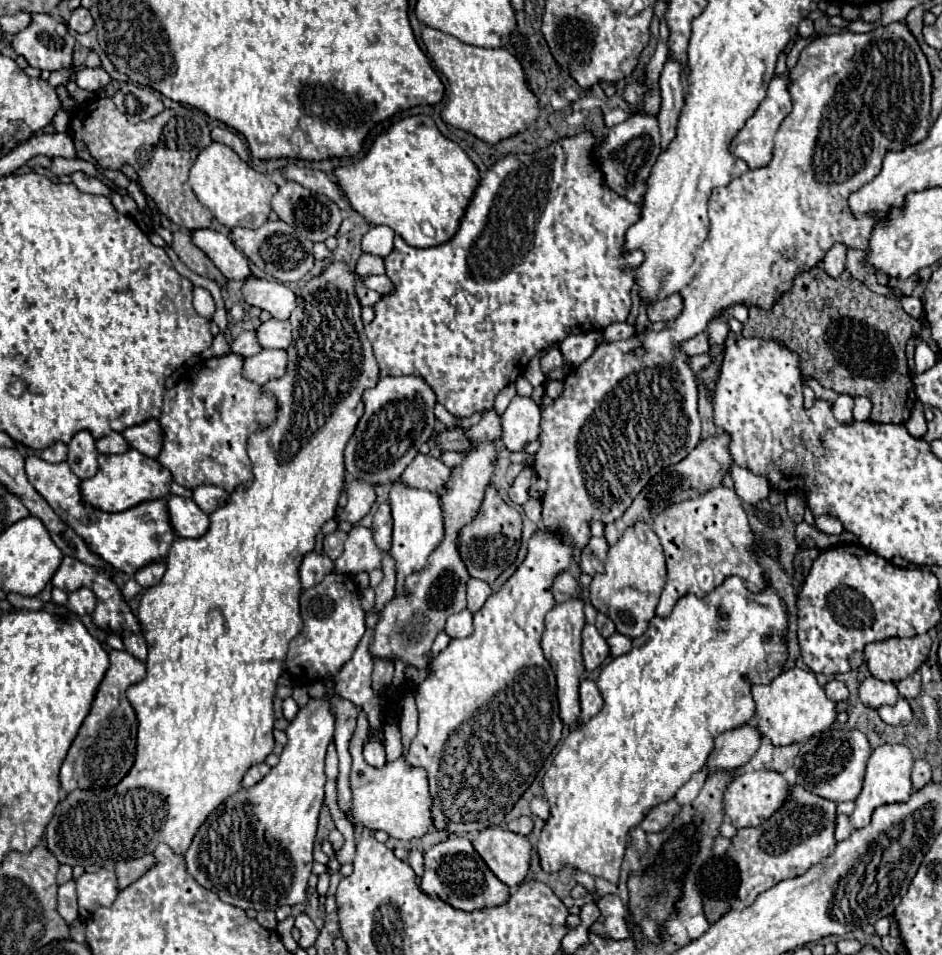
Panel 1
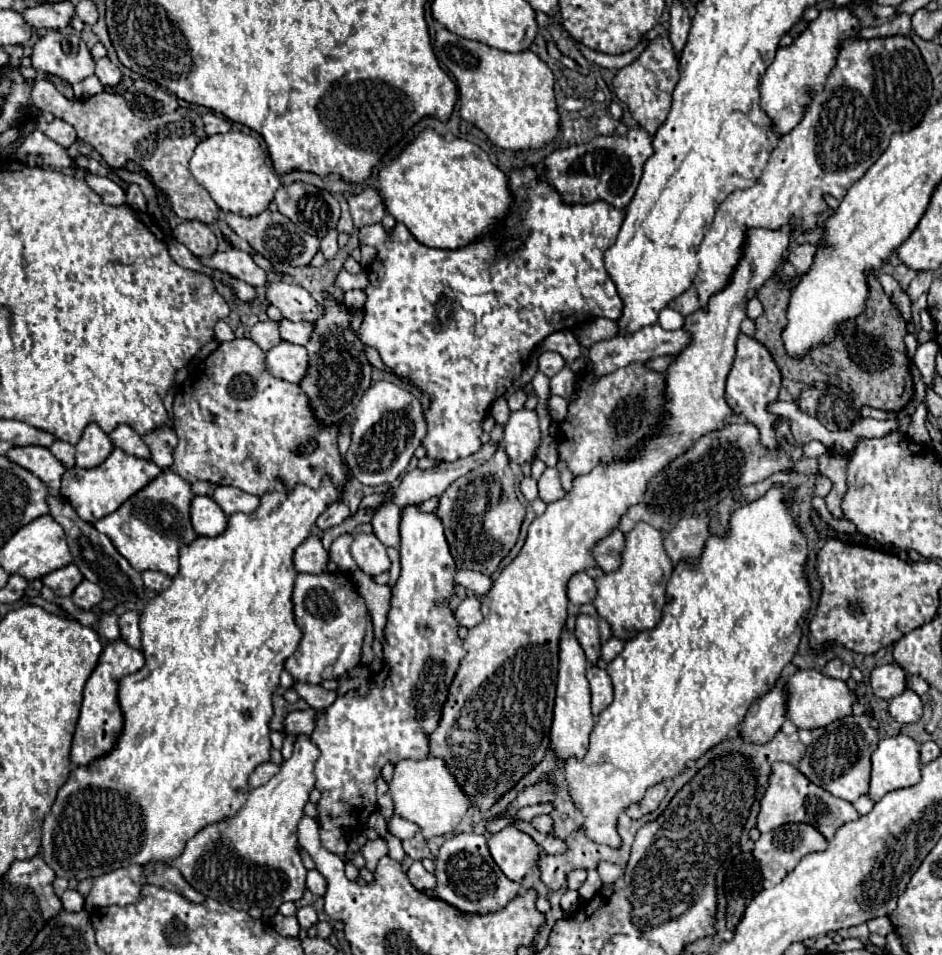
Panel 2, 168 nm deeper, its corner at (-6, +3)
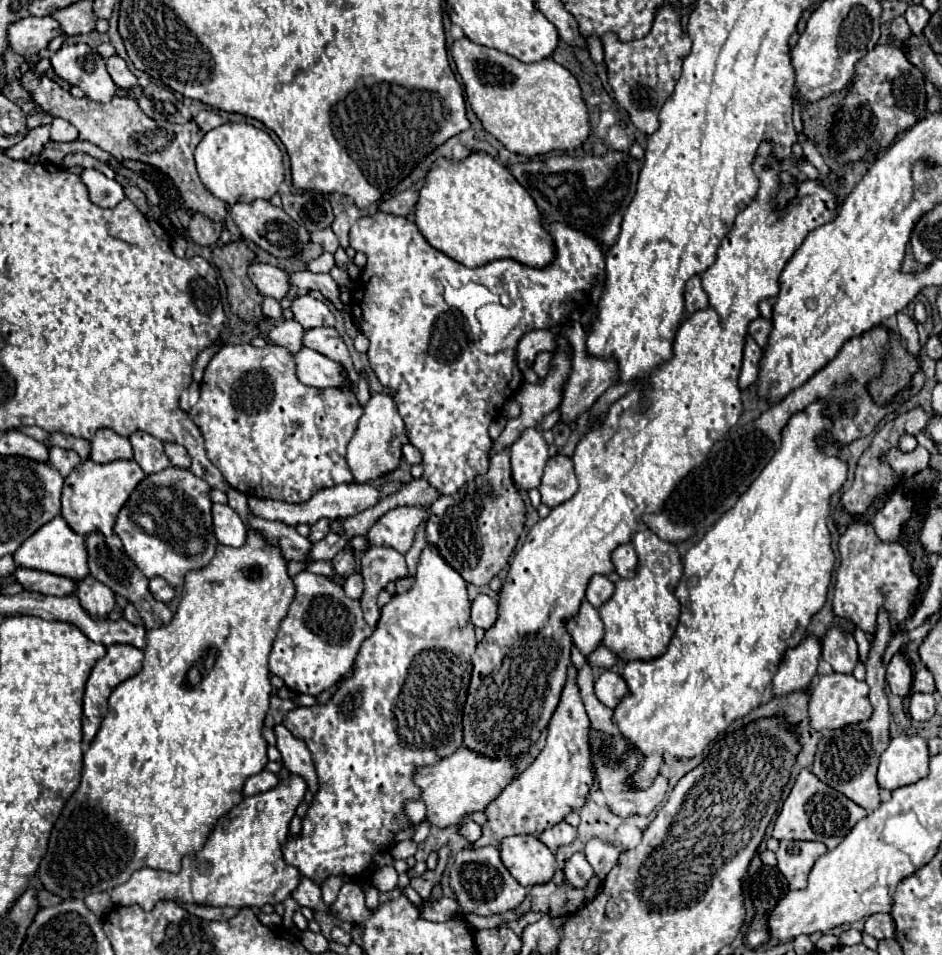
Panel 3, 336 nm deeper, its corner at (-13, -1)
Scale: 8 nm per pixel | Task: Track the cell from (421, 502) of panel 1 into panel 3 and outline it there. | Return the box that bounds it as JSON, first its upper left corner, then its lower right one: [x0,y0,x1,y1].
[282,545,476,885]

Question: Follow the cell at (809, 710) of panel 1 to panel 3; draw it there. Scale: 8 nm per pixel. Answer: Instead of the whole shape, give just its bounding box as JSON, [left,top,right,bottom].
[810,673,872,731]

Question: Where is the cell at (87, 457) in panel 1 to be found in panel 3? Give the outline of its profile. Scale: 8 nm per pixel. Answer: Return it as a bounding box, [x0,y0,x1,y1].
[90,429,134,463]

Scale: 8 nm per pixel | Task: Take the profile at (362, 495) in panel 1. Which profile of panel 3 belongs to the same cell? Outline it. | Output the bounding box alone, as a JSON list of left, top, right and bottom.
[308,519,332,543]

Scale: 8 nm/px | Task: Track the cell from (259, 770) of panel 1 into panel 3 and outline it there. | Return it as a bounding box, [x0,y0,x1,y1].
[242,771,278,797]

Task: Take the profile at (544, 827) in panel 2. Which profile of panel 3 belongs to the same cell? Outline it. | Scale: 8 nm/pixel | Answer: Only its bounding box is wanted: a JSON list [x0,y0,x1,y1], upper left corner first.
[538,821,576,851]

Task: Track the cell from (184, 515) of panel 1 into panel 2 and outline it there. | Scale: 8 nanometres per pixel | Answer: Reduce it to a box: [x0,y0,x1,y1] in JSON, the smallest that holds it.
[189,495,227,537]

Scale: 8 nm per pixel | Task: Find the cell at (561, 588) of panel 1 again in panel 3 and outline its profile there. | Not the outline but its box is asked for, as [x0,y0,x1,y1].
[586,575,614,609]

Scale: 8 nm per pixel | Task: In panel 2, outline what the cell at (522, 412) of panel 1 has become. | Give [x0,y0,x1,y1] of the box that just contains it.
[503,409,541,463]

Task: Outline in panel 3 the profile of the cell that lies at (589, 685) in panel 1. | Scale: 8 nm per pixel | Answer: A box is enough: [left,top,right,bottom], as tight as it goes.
[594,671,628,707]

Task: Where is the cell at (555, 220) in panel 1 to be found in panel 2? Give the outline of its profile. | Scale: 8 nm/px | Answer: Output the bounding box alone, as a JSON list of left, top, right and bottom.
[359,165,625,461]

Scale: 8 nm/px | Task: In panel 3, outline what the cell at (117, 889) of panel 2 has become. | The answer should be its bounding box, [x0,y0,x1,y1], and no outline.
[112,775,306,911]

